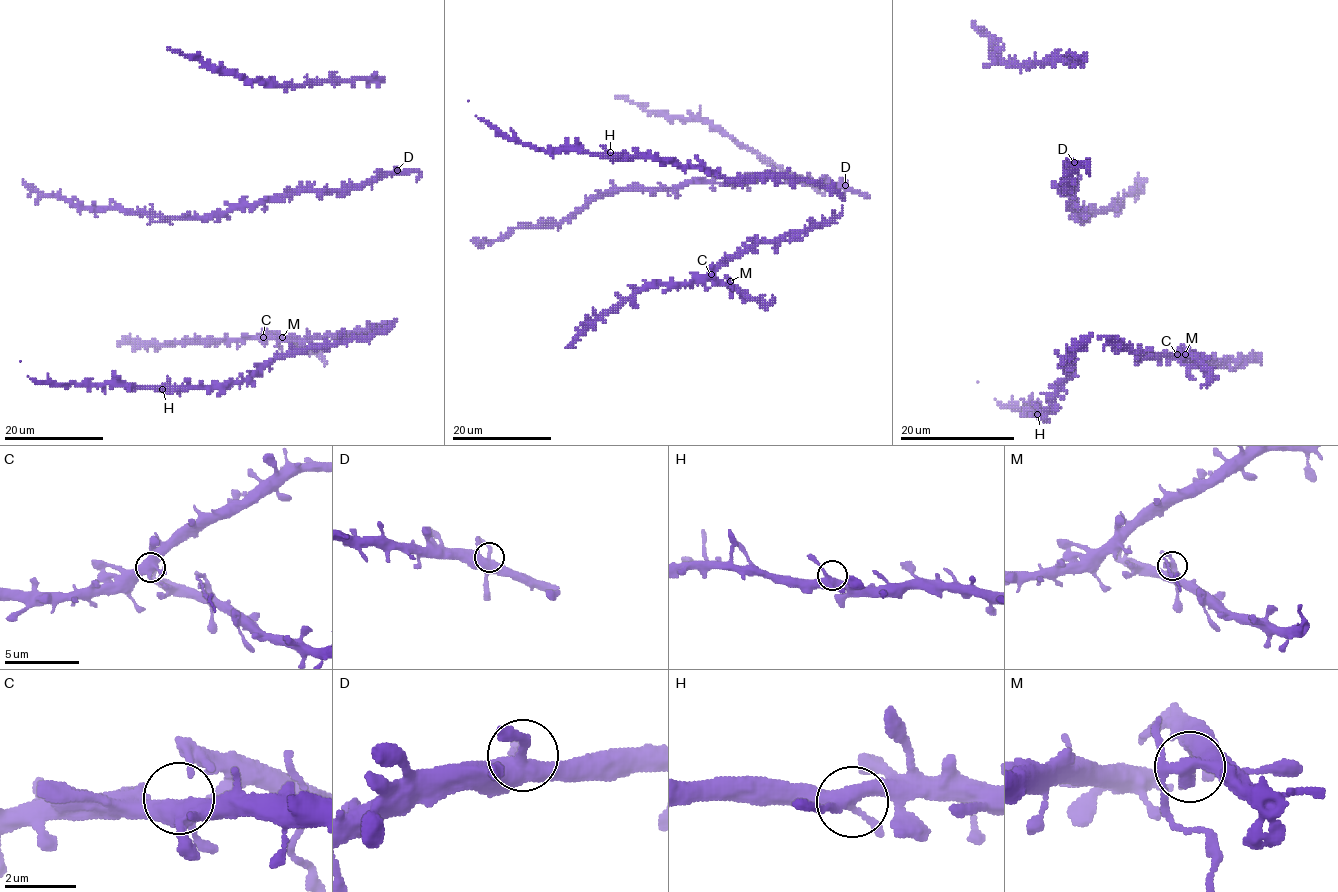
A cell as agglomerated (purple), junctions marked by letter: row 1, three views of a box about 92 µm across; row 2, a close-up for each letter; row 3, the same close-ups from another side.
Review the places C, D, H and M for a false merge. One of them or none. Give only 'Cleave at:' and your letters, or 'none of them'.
Cleave at: M

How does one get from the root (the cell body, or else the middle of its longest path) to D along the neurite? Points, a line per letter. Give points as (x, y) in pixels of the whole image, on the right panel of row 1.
D: (1071, 194), (1067, 181), (1074, 162)

